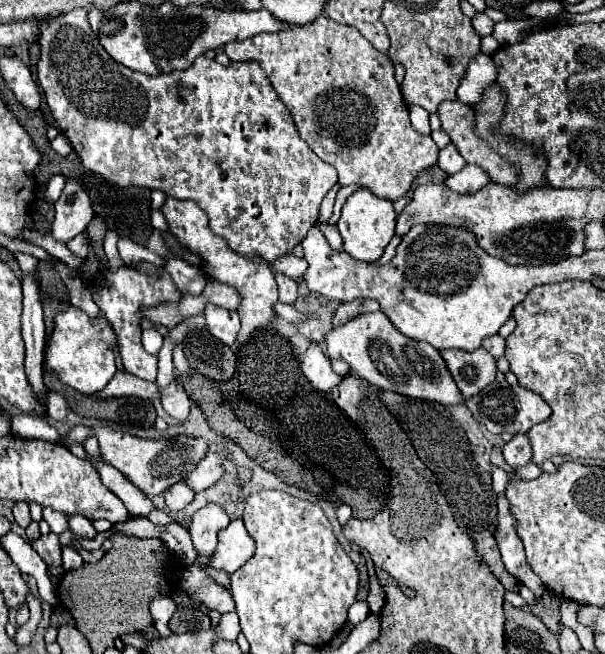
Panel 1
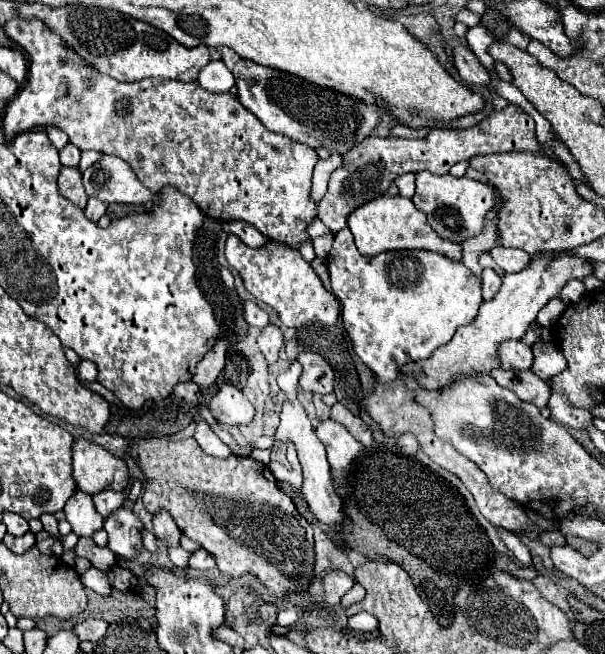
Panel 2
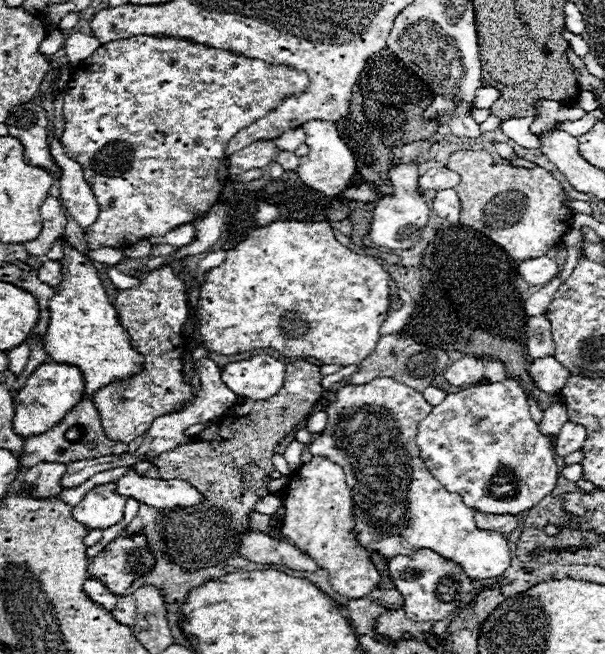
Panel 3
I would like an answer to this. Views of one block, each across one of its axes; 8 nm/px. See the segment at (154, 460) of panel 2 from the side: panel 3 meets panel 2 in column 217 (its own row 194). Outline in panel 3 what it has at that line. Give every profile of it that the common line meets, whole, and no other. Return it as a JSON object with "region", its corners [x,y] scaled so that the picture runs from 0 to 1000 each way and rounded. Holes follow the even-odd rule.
{"region":[[[800,229],[750,232],[737,257],[760,266],[760,281],[754,284],[760,303],[760,339],[807,361],[817,373],[833,379],[843,394],[873,398],[902,391],[926,361],[942,352],[942,303],[902,257],[813,251],[810,235]]]}

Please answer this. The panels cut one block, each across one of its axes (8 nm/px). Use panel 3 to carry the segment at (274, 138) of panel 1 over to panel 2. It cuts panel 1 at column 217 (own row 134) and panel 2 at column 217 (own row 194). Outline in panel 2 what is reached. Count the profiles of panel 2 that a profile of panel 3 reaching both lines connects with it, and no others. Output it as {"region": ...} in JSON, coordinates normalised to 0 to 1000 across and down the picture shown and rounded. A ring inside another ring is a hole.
{"region":[[[20,28],[10,34],[7,49],[20,58],[50,92],[46,125],[10,162],[7,199],[13,208],[53,199],[60,193],[93,193],[112,205],[116,217],[132,229],[159,229],[169,235],[188,235],[208,245],[228,275],[251,294],[281,281],[301,297],[314,300],[327,318],[354,336],[400,336],[417,343],[440,364],[473,373],[486,382],[506,367],[509,343],[526,327],[526,312],[512,303],[516,260],[526,248],[519,226],[499,217],[483,217],[463,205],[450,205],[436,190],[417,177],[390,147],[350,144],[327,125],[294,125],[271,119],[241,119],[231,125],[205,128],[165,113],[129,89],[102,58],[79,46],[66,31]]]}

